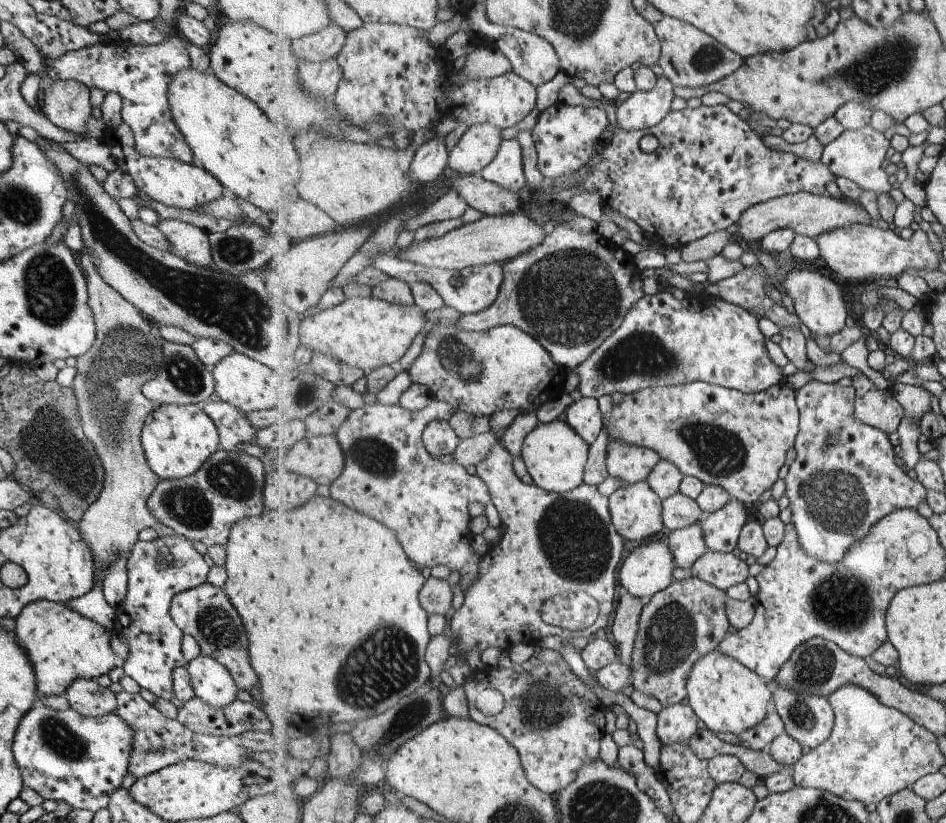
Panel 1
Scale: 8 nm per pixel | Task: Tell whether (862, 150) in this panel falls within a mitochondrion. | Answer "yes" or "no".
no

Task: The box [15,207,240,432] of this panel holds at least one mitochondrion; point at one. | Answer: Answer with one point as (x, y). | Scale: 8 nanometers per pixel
(48, 284)

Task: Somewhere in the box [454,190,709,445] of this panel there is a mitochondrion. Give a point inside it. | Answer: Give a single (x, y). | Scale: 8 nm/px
(570, 300)

